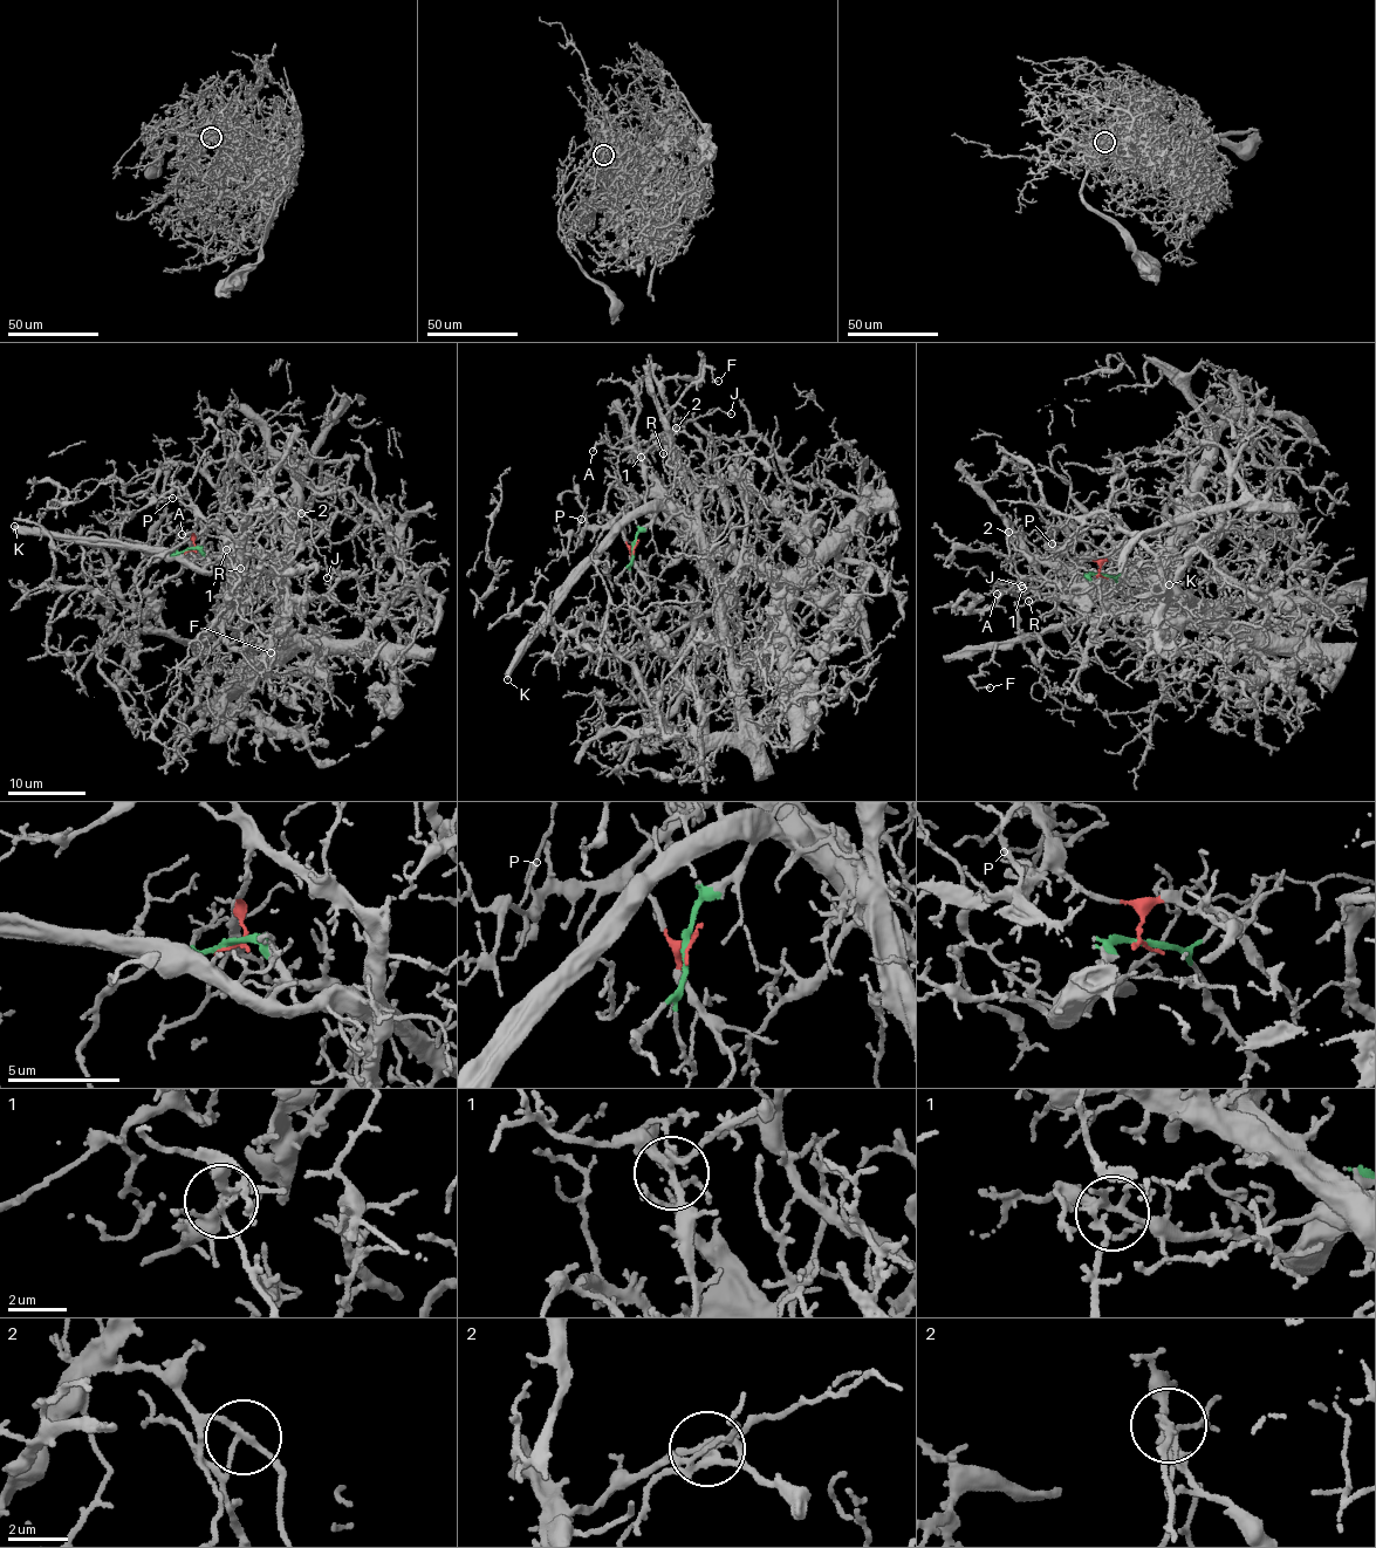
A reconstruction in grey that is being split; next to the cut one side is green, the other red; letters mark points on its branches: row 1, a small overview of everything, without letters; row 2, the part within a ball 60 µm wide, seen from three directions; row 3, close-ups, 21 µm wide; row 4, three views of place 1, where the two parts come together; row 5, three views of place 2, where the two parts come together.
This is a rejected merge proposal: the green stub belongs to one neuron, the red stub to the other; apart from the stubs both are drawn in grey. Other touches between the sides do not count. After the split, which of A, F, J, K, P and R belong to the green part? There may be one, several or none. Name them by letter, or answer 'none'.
A, K, R

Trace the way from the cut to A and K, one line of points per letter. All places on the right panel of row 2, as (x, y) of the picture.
A: (1101, 575), (1092, 575), (1077, 598), (1011, 582), (997, 586), (992, 590), (997, 594)
K: (1101, 575), (1092, 575), (1083, 594), (1073, 601), (1080, 593), (1123, 595), (1169, 584)

